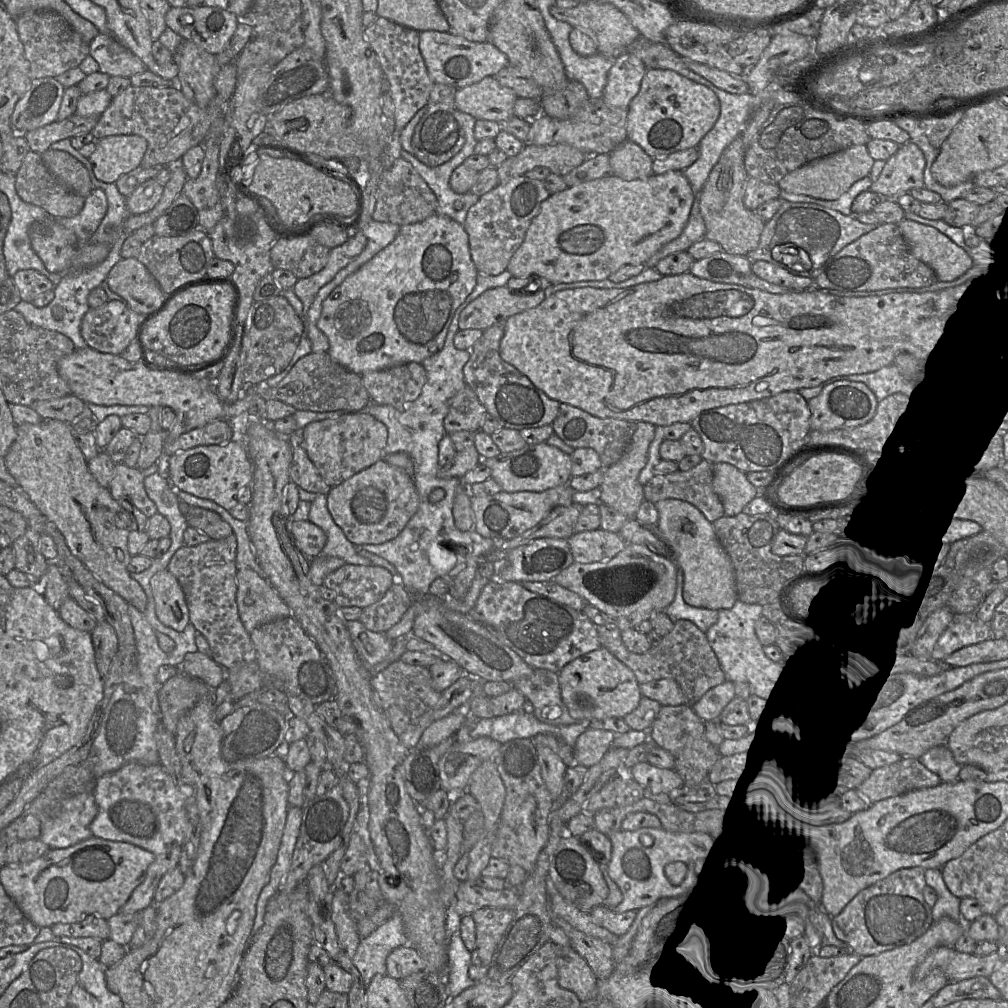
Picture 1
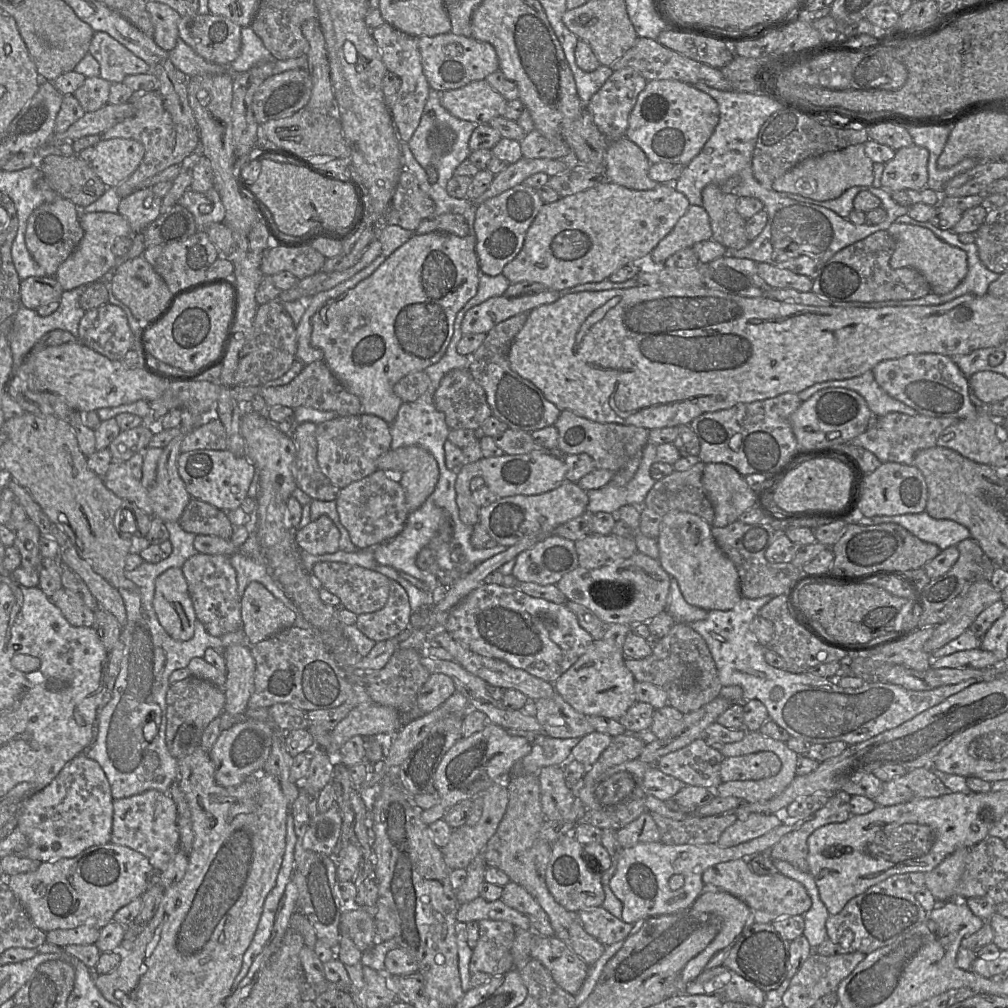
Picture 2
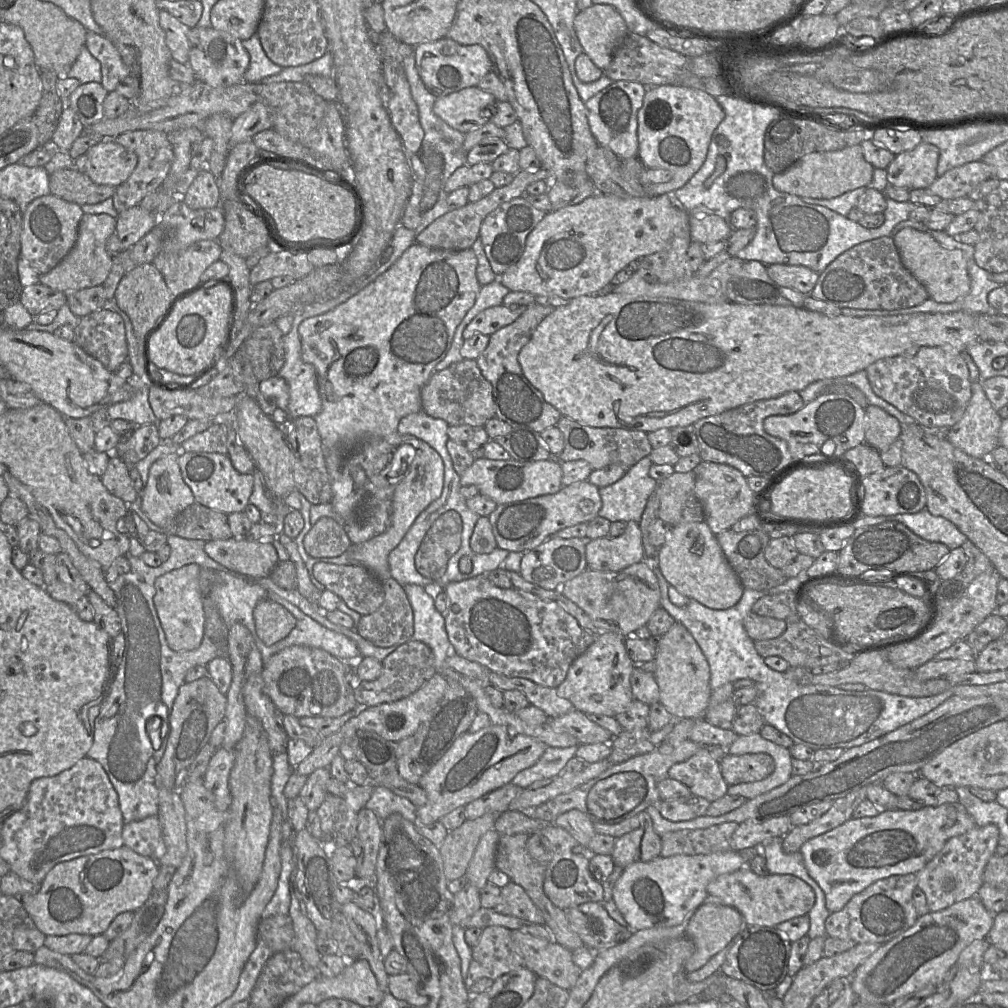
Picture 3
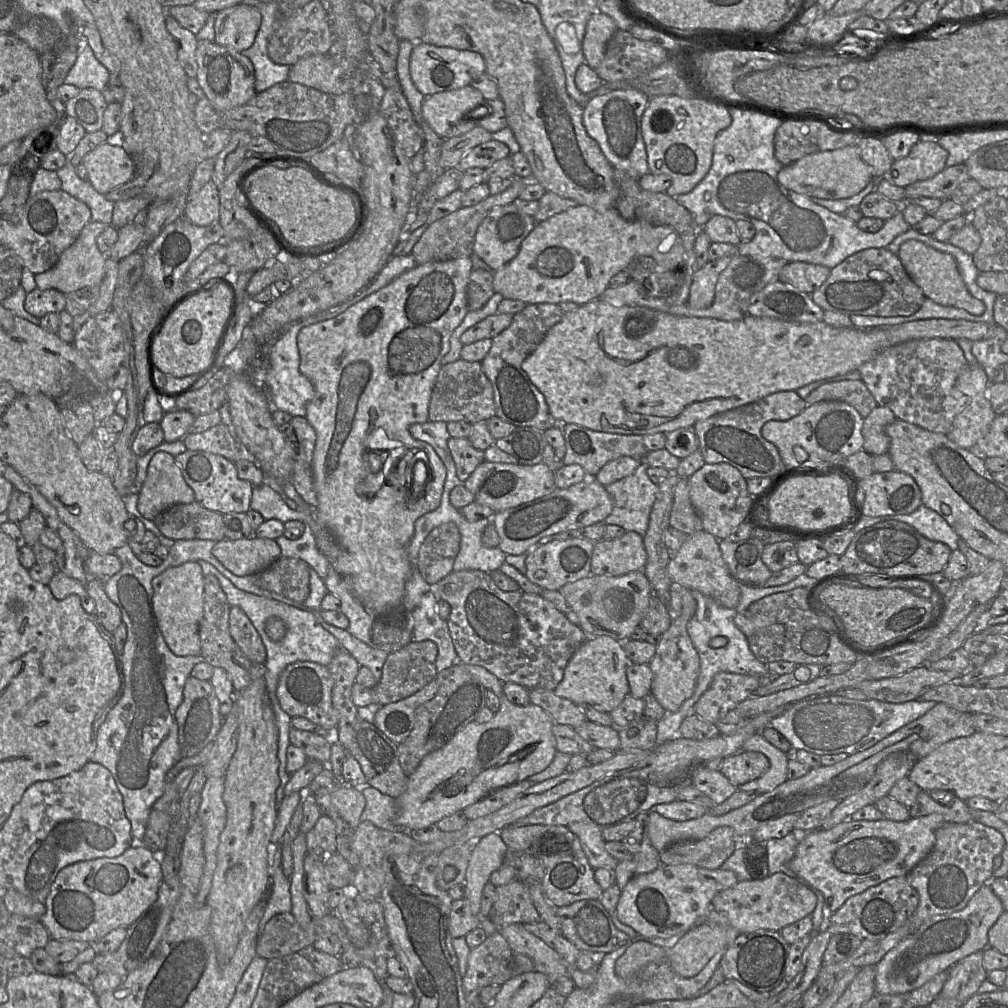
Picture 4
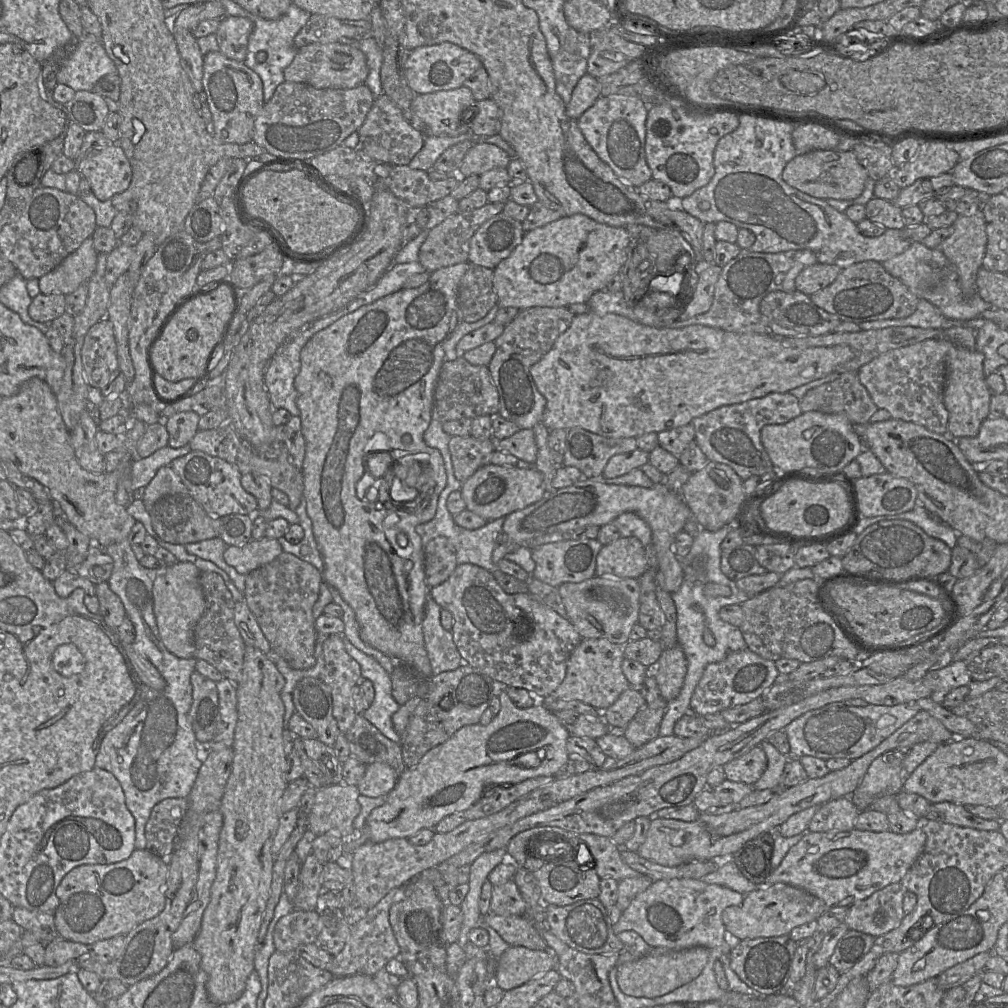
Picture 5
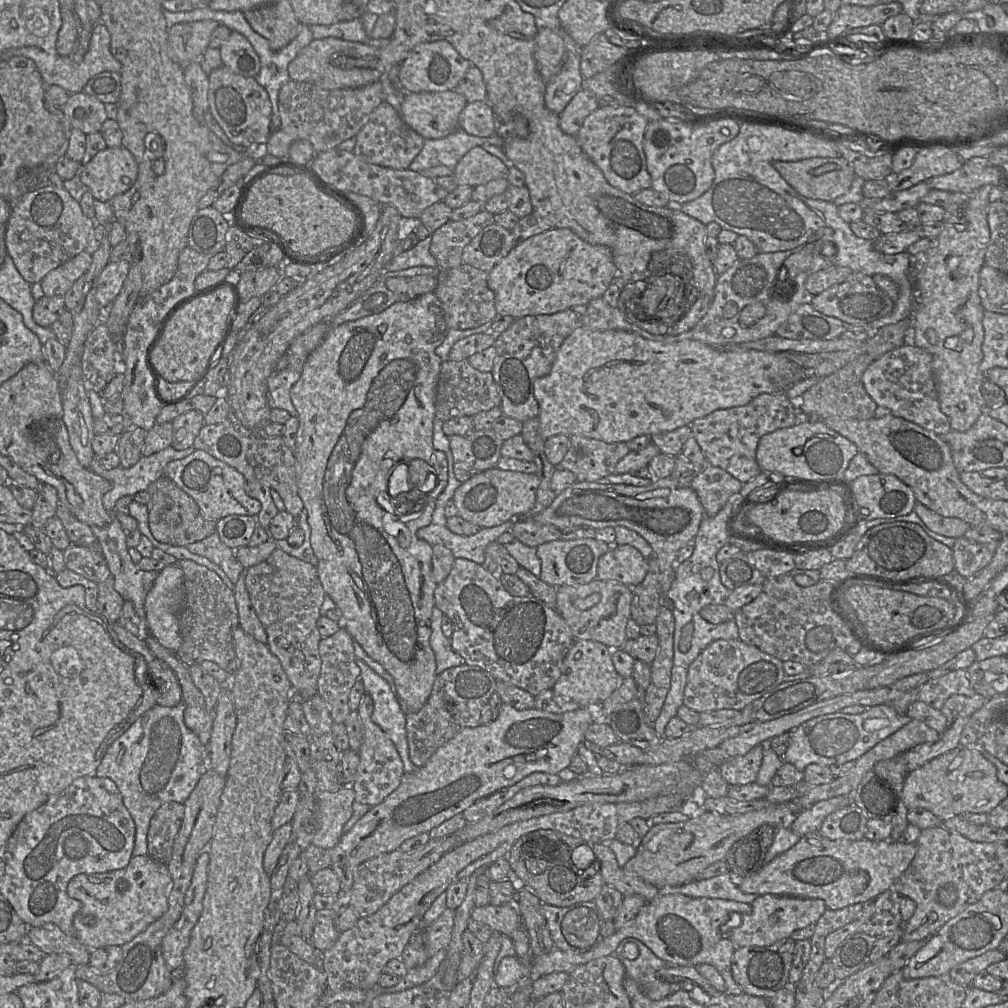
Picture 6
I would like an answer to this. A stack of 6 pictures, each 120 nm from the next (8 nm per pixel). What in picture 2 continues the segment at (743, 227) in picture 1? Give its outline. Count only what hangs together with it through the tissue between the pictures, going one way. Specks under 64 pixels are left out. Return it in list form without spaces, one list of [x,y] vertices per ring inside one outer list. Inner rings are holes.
[[[708,184],[702,190],[702,207],[709,216],[712,229],[712,238],[728,251],[740,250],[746,247],[751,241],[746,234],[746,220],[737,212],[736,203],[739,197],[732,193],[725,193],[716,184]]]

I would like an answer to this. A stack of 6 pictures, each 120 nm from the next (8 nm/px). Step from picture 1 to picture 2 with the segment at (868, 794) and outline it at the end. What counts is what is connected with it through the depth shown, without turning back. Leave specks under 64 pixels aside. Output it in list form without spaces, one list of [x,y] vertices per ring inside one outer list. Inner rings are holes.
[[[915,768],[903,776],[883,782],[882,793],[874,799],[877,806],[885,807],[907,803],[921,798],[934,798],[951,791],[930,769]]]

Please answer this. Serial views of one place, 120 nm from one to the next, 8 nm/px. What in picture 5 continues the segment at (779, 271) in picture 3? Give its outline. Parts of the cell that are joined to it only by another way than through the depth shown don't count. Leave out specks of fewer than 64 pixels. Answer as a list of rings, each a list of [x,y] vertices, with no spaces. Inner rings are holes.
[[[816,263],[806,266],[796,277],[796,290],[810,296],[829,286],[841,272],[836,265]]]

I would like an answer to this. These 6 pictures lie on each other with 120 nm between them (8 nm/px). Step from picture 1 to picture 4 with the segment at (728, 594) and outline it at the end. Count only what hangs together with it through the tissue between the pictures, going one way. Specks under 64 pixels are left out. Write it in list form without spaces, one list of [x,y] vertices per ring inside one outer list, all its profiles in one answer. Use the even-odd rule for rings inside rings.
[[[704,529],[688,535],[680,549],[672,552],[667,569],[676,585],[697,590],[726,608],[735,608],[739,603],[740,582],[730,574],[722,557],[719,540]]]

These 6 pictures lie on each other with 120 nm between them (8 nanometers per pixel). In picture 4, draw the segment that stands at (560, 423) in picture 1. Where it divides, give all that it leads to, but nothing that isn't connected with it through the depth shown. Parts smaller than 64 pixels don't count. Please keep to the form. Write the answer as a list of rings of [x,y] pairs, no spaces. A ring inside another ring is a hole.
[[[564,424],[561,426],[566,446],[565,456],[561,464],[578,464],[584,468],[589,478],[595,478],[600,469],[609,461],[621,456],[629,456],[641,461],[648,453],[643,441],[644,435],[598,432],[577,424]]]

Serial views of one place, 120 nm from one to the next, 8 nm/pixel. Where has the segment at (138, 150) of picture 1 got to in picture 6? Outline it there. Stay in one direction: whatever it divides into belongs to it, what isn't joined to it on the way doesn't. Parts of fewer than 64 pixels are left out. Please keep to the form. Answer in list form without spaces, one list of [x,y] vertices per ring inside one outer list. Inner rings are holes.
[[[107,147],[99,151],[86,165],[79,176],[94,199],[110,202],[119,194],[128,191],[138,175],[138,164],[125,147]]]

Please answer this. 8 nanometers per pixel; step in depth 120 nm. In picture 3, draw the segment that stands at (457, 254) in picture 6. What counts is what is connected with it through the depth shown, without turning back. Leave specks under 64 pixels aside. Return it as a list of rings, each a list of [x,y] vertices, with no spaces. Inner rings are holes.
[[[542,167],[537,170],[518,171],[510,184],[495,188],[482,199],[476,202],[468,202],[465,206],[451,210],[437,218],[416,236],[416,242],[432,249],[451,251],[471,249],[472,245],[479,237],[480,227],[485,217],[502,203],[525,195],[527,186],[539,180],[551,181],[550,173]]]

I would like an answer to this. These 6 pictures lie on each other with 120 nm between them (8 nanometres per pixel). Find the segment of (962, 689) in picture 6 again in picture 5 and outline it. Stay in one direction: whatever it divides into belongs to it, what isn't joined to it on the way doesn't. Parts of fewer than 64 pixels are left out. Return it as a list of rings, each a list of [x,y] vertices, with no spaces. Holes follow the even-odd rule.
[[[953,661],[948,666],[928,672],[923,678],[932,690],[932,700],[943,703],[945,696],[953,689],[968,685],[971,681],[970,672],[965,661]]]

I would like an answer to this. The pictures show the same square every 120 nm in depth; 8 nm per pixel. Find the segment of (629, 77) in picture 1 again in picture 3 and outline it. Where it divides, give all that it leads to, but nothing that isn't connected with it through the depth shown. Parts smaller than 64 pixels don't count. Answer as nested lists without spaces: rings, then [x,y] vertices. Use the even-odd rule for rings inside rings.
[[[614,81],[584,103],[589,127],[597,143],[610,149],[619,159],[638,156],[637,114],[647,89],[638,82]]]

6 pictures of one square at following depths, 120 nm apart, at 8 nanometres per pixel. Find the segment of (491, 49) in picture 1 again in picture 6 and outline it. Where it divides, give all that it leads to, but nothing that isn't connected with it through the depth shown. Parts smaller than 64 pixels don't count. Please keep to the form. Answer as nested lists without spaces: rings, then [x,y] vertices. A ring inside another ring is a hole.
[[[448,41],[424,42],[417,45],[400,64],[401,88],[406,93],[452,90],[471,66],[472,63],[463,58]]]

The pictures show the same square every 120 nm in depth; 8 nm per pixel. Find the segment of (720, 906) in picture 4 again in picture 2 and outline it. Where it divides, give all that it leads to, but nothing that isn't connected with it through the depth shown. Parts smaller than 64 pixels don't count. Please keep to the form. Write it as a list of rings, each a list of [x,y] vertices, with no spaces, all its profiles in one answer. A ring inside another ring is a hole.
[[[737,859],[716,864],[702,875],[705,887],[711,891],[725,891],[748,905],[758,923],[772,923],[783,917],[804,915],[812,906],[805,887],[781,873],[757,875],[749,866],[749,859]]]

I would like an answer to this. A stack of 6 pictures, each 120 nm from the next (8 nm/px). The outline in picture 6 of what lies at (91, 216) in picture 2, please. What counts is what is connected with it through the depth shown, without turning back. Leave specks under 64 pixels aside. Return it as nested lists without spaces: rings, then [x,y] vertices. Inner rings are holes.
[[[83,250],[57,268],[51,270],[40,281],[45,296],[63,296],[74,282],[84,275],[92,262],[92,255]]]

